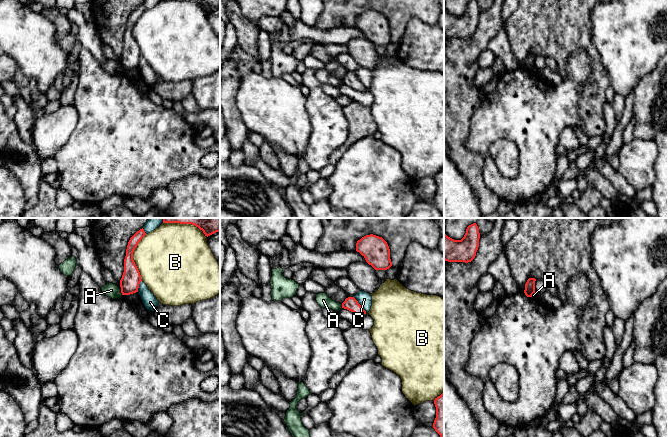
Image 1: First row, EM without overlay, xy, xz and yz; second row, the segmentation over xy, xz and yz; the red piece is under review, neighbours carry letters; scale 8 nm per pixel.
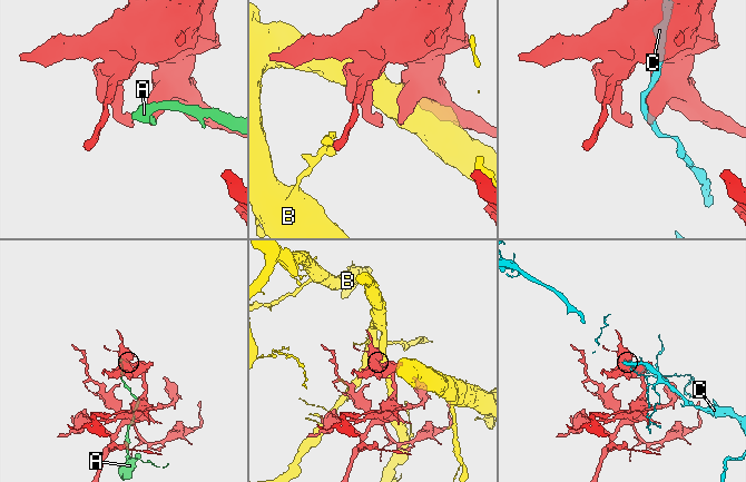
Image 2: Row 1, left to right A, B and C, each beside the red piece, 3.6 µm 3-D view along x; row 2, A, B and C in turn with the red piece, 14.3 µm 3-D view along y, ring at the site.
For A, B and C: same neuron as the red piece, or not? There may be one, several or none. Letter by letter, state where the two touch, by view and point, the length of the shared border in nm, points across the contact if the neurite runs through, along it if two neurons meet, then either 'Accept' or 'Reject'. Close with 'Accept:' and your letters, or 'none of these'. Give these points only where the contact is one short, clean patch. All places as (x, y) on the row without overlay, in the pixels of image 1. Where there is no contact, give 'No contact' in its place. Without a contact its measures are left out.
A: Touches red at xy (121, 68). Shared border 40 nm. Boundary: xy (120, 66), (122, 70). Reject
B: Touches red at xy (132, 33). Shared border 380 nm. Reject
C: Touches red at xz (360, 81). Shared border 170 nm. Reject
Accept: none of these

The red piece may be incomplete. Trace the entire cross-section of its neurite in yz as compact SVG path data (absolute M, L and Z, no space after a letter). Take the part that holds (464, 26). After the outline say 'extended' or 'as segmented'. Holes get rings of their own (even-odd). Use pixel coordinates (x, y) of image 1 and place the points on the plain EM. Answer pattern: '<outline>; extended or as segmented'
M477 0L467 3L461 16L454 16L444 10L444 36L448 38L471 38L479 23L480 9Z; as segmented

